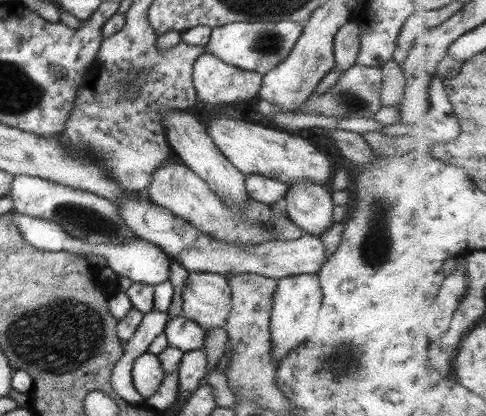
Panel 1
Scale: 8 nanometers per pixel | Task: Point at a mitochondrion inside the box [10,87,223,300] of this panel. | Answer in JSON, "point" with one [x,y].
{"point":[81,219]}

